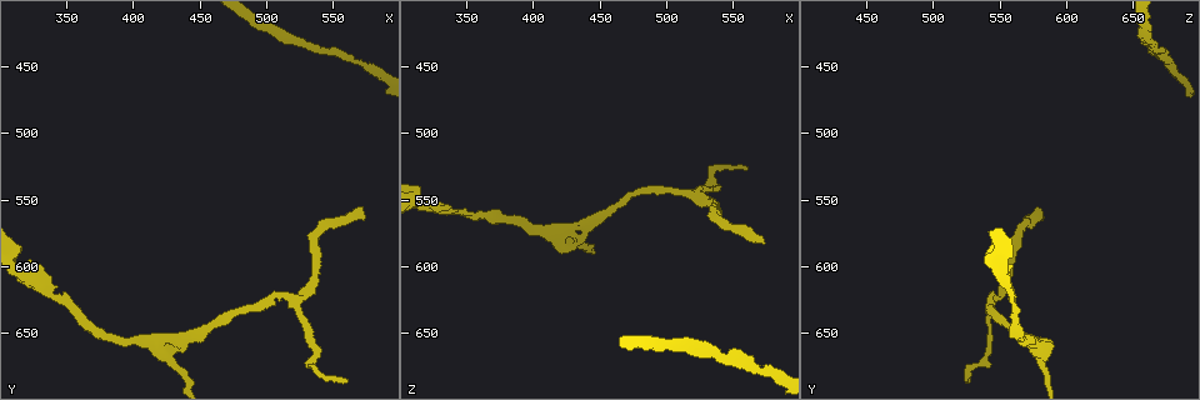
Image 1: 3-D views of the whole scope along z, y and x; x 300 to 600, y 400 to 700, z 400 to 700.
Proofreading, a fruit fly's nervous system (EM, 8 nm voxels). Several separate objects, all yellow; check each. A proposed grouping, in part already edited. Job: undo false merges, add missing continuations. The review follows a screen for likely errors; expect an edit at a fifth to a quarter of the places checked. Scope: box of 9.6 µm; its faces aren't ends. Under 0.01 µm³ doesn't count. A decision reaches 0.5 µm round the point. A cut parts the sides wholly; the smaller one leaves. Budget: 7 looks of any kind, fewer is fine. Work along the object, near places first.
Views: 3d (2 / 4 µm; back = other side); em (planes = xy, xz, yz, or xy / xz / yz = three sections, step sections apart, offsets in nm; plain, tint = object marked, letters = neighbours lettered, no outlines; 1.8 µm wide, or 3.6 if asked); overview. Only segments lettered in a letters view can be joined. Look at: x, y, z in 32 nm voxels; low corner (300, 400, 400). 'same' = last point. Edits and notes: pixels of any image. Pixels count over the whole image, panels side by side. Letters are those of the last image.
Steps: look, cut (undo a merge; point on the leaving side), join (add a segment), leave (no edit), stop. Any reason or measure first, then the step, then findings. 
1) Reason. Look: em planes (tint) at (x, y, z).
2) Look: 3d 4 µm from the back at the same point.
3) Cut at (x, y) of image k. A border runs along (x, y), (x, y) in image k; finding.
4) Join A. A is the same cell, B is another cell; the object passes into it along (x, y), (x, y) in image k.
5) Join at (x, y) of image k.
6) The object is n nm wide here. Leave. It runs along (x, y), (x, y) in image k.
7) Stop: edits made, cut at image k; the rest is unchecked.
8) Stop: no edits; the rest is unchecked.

Three arms meet. Look: 3d 4 µm at (516, 622, 546).

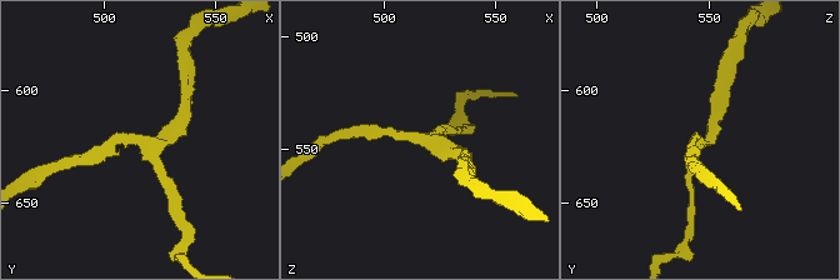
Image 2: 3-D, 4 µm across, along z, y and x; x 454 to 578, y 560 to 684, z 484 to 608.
3 arms meet here. Look: em planes (letters) at (518, 624, 546).

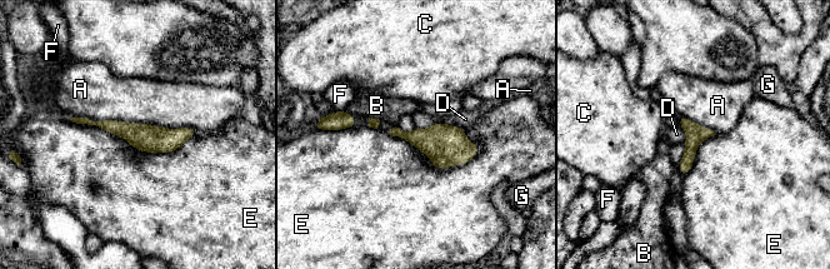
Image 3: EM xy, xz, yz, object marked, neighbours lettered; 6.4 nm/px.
The object is 130 nm wide here; the longest contact is with E, 800 nm. Leave. A, B, C, D, E, F and G are other cells; continuous, no second cell.

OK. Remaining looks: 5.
Long arm stops here. Look: em planes (letters) at (572, 562, 582).

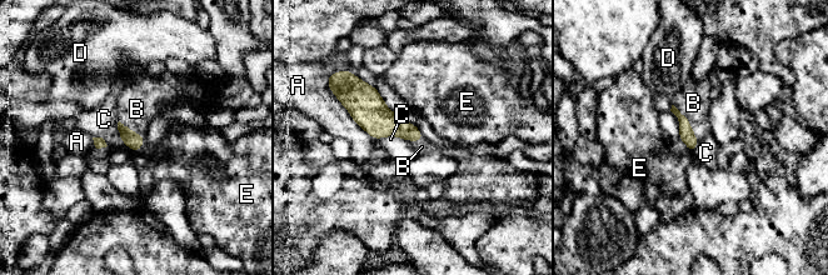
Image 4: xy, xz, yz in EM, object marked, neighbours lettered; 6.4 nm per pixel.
Join B. B is the same cell, A, C, D and E are other cells; the object passes into it along (687, 135), (688, 121), (693, 103) in image 4; the cell continues.

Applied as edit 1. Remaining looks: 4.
Redraw. Look: overview.

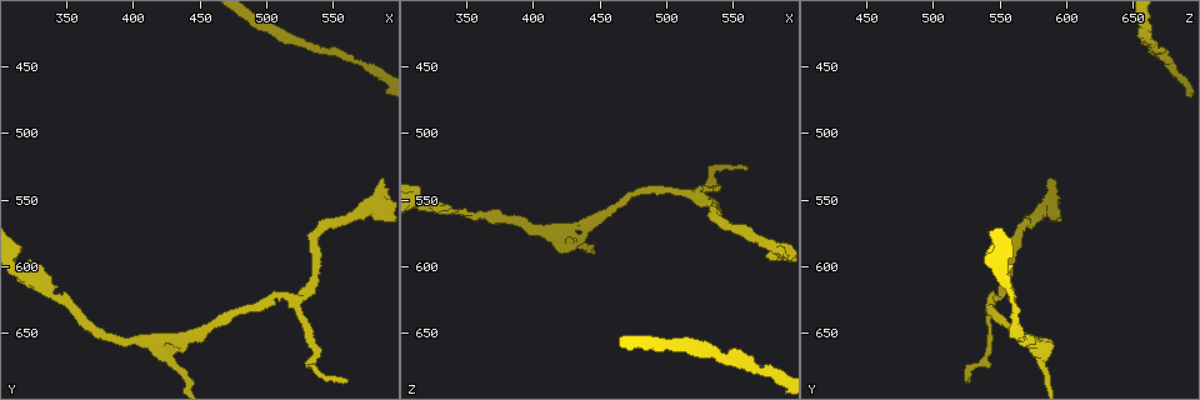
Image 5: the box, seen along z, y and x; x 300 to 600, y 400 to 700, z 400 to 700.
An open end. Look: em planes (letters) at (440, 662, 574).

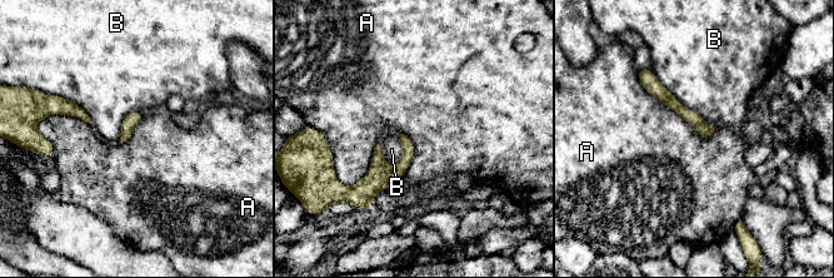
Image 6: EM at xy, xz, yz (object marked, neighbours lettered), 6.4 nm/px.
Leave. A and B are other cells; no lettered segment goes on from it.

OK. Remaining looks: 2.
Stop: edits made, join at image 4; the rest is unchecked.

